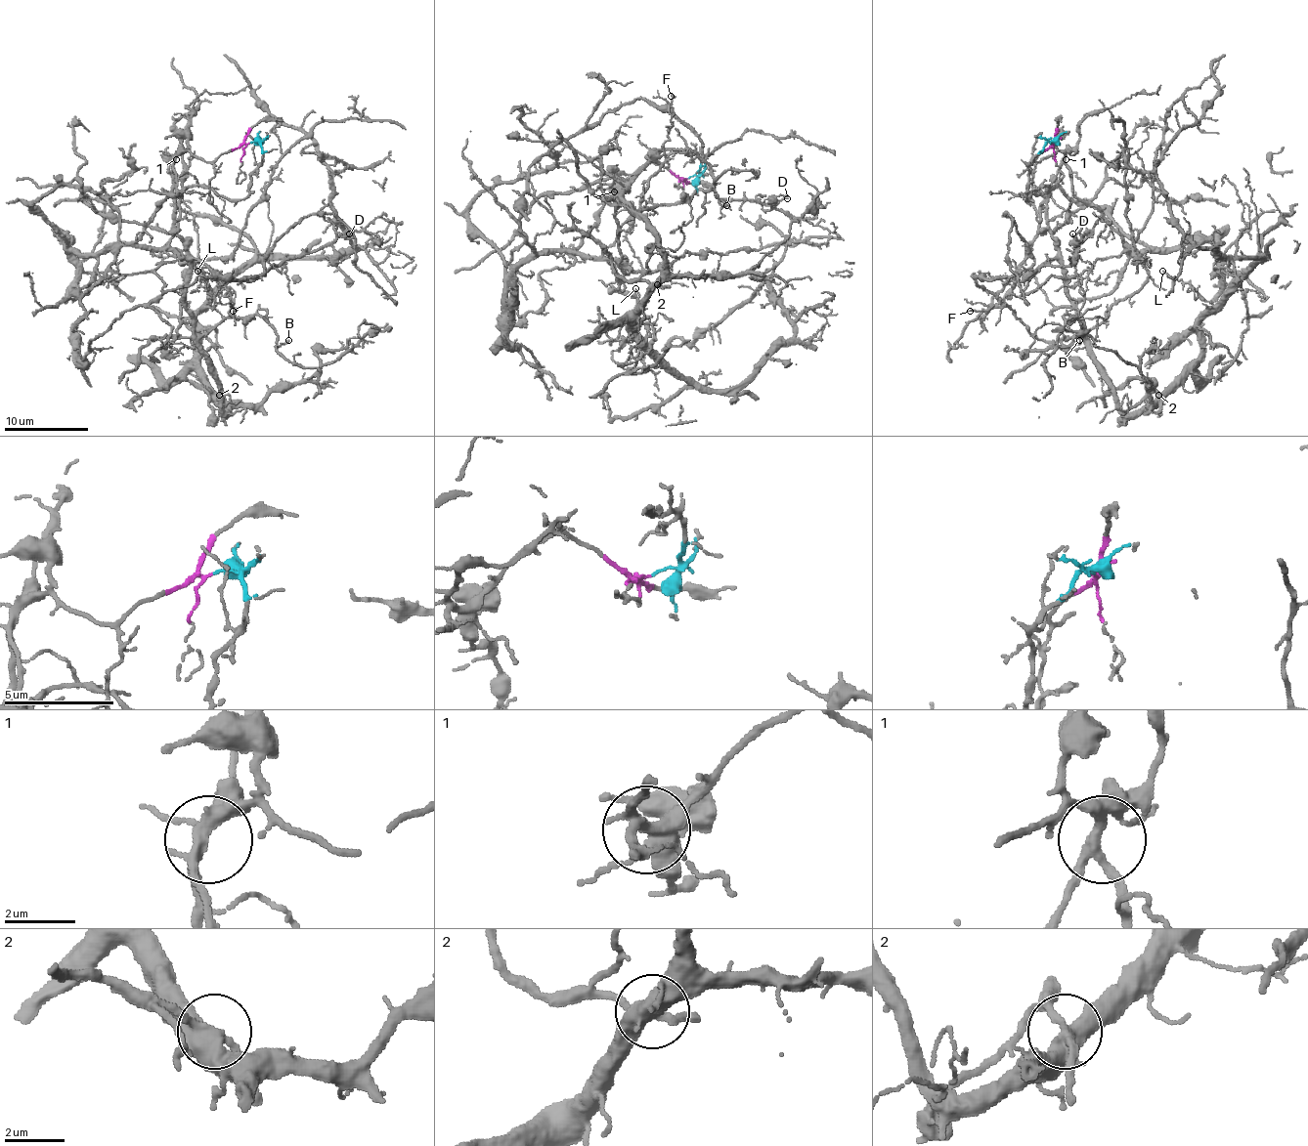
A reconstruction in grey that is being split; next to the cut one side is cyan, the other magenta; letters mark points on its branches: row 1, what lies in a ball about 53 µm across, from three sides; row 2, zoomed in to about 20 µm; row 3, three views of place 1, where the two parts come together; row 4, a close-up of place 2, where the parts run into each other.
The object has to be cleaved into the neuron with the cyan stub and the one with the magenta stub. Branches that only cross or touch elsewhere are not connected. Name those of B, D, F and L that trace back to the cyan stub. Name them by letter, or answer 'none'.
B, D, L

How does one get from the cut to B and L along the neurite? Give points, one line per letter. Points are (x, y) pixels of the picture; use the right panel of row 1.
B: (1051, 142), (1031, 161), (1025, 198), (1049, 186), (1046, 231), (1084, 337), (1066, 315), (1057, 344), (1080, 339)
L: (1051, 142), (1031, 161), (1025, 198), (1049, 186), (1064, 291), (1130, 413), (1199, 354), (1212, 306), (1162, 270)

